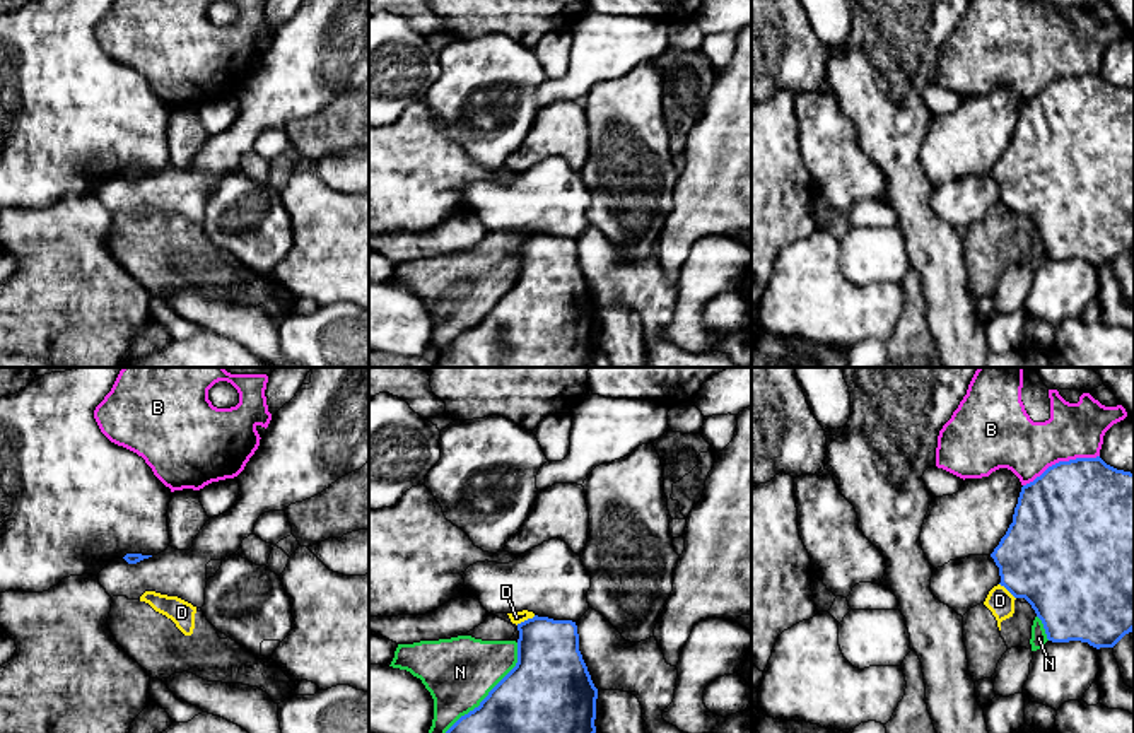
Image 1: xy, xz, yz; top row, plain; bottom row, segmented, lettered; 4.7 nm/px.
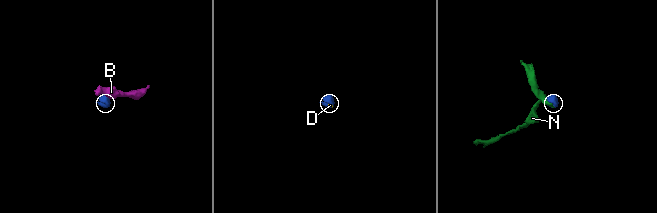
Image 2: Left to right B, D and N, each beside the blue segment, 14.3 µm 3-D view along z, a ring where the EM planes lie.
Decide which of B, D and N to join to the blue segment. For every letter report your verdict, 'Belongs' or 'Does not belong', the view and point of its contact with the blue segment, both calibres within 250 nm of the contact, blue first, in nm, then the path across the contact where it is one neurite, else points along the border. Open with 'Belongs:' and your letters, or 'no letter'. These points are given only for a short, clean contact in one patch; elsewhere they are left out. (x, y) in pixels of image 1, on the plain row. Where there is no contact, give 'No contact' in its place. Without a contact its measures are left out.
Belongs: no letter
B: Does not belong. Touches blue at yz (1061, 79). Thickness 500 nm (blue) against 260 nm
D: Does not belong. Touches blue at xz (525, 238). Thickness 320 nm (blue) against 60 nm. Boundary: xz (535, 233), (516, 241)
N: Does not belong. Touches blue at xz (487, 313). Thickness 500 nm (blue) against 340 nm

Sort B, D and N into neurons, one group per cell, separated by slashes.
B / D N

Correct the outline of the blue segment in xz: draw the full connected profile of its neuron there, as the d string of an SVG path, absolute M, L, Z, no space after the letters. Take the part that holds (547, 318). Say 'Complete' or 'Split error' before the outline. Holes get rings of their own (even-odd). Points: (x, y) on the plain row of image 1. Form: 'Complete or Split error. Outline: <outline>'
Complete. Outline: M535 232L517 248L516 284L434 361L435 367L586 367L596 350L598 306L579 268L576 239Z

